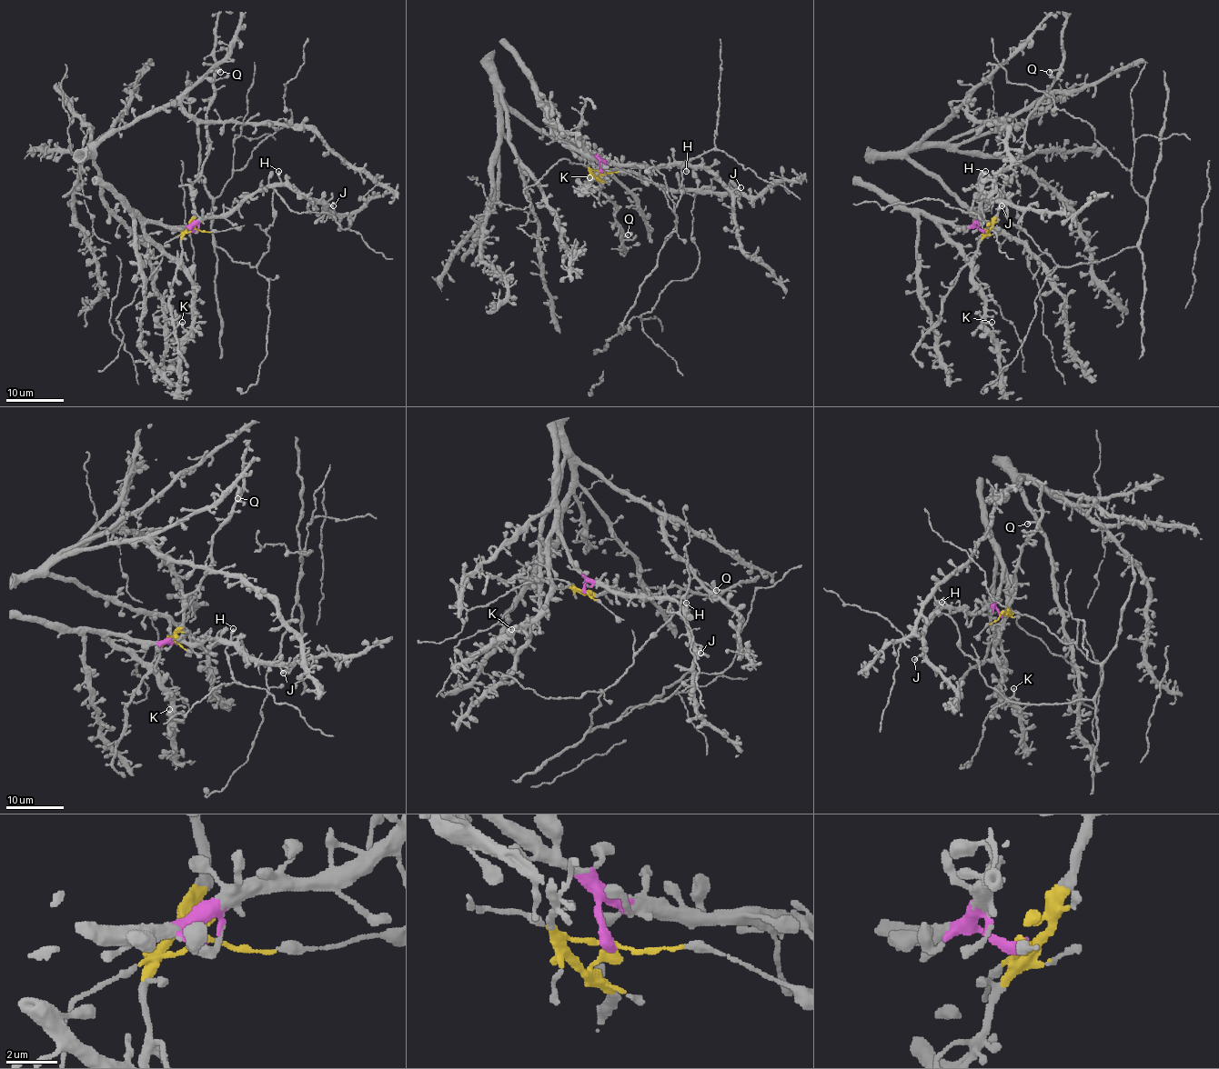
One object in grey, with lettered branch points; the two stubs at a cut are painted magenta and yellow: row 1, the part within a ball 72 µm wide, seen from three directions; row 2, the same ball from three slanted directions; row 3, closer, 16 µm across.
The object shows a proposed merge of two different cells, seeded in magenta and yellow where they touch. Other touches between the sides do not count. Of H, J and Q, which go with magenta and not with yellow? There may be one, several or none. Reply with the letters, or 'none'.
H, J

